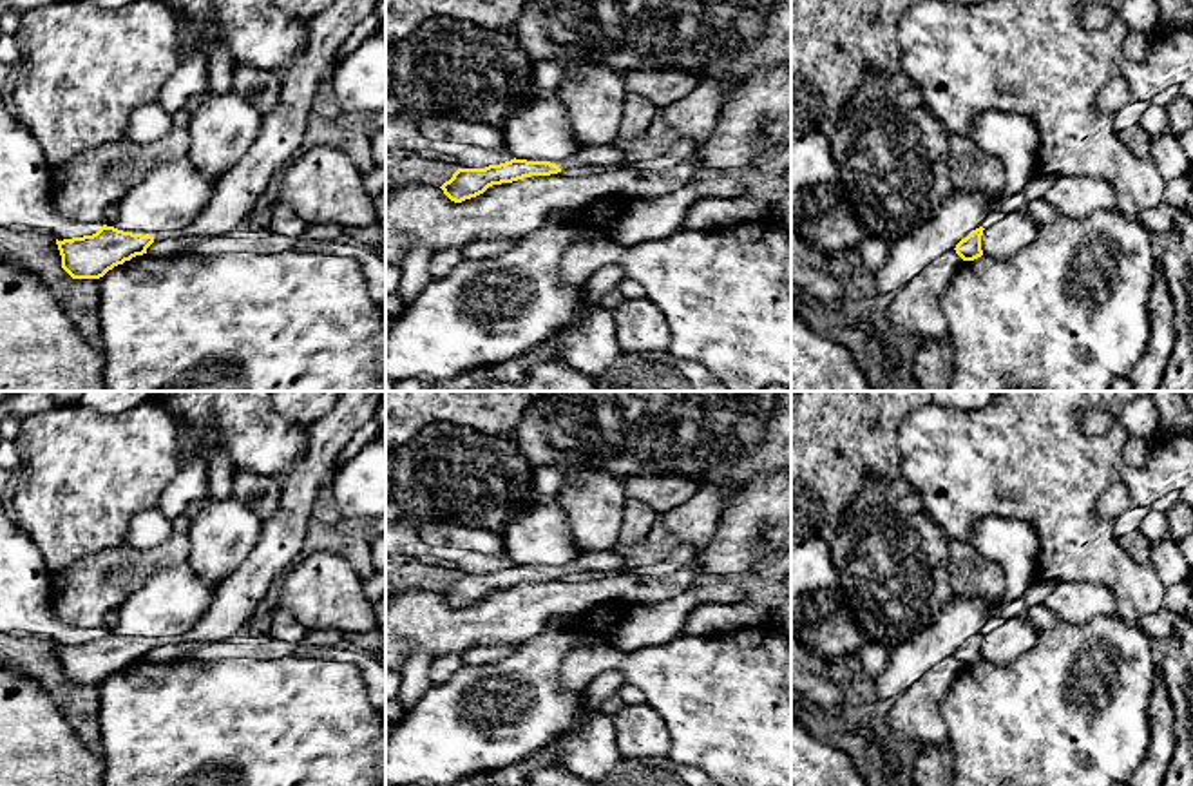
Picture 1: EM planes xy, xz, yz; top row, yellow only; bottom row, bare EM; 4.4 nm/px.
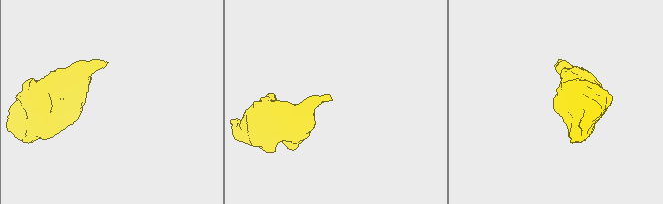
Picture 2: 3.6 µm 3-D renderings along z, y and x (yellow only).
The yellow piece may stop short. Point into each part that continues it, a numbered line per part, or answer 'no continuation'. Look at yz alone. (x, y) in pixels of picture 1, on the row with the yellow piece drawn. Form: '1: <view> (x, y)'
no continuation

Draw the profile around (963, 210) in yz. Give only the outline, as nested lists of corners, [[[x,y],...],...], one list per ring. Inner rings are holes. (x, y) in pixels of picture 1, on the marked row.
[[[952,190],[938,212],[891,244],[885,263],[874,273],[876,295],[894,295],[925,266],[954,250],[992,210],[1001,210],[1007,196]]]

